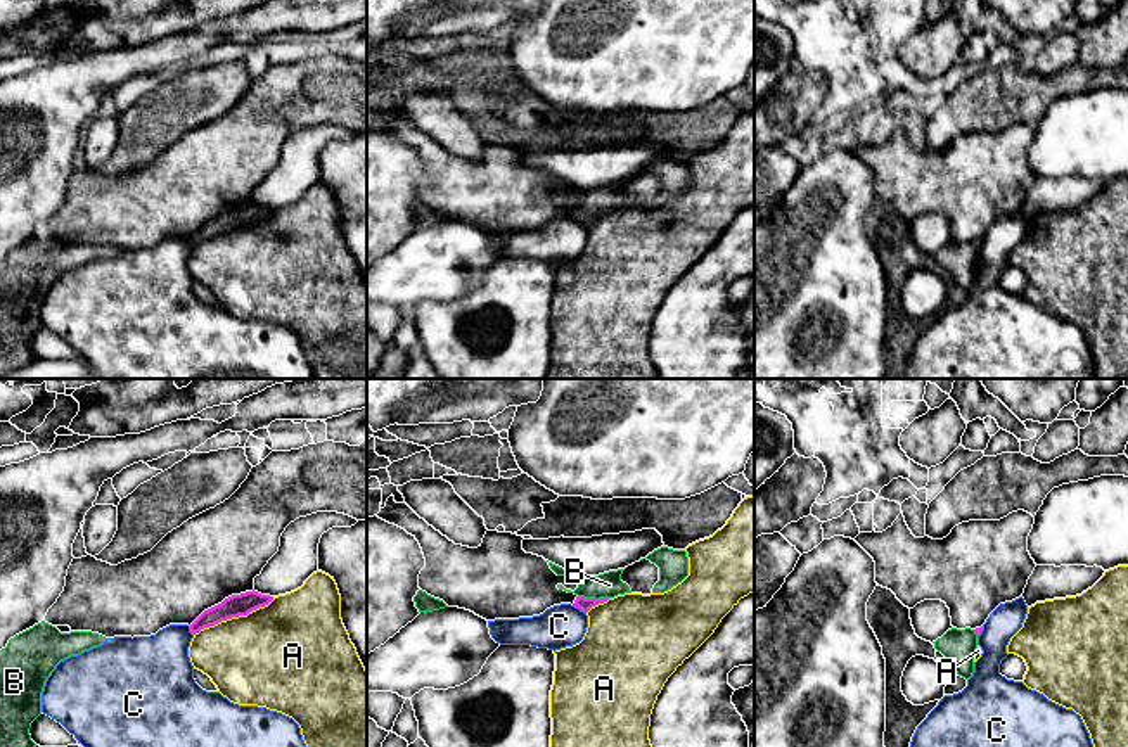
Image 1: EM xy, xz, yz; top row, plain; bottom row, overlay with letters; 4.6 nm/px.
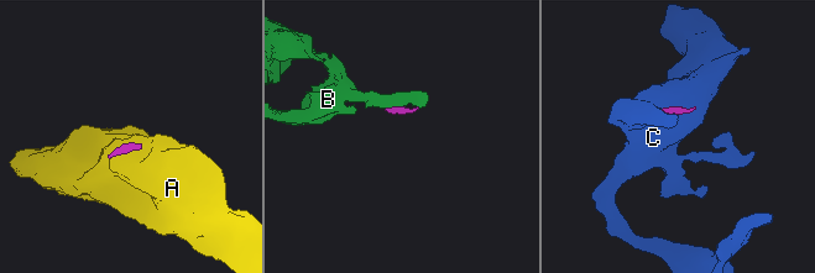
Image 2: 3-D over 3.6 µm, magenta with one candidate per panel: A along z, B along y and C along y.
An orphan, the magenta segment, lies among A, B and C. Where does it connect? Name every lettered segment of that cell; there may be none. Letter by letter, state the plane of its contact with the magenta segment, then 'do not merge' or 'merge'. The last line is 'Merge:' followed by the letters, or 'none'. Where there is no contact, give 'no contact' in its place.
A: meets magenta in xy; do not merge
B: meets magenta in xz; merge
C: meets magenta in xz; do not merge
Merge: B

